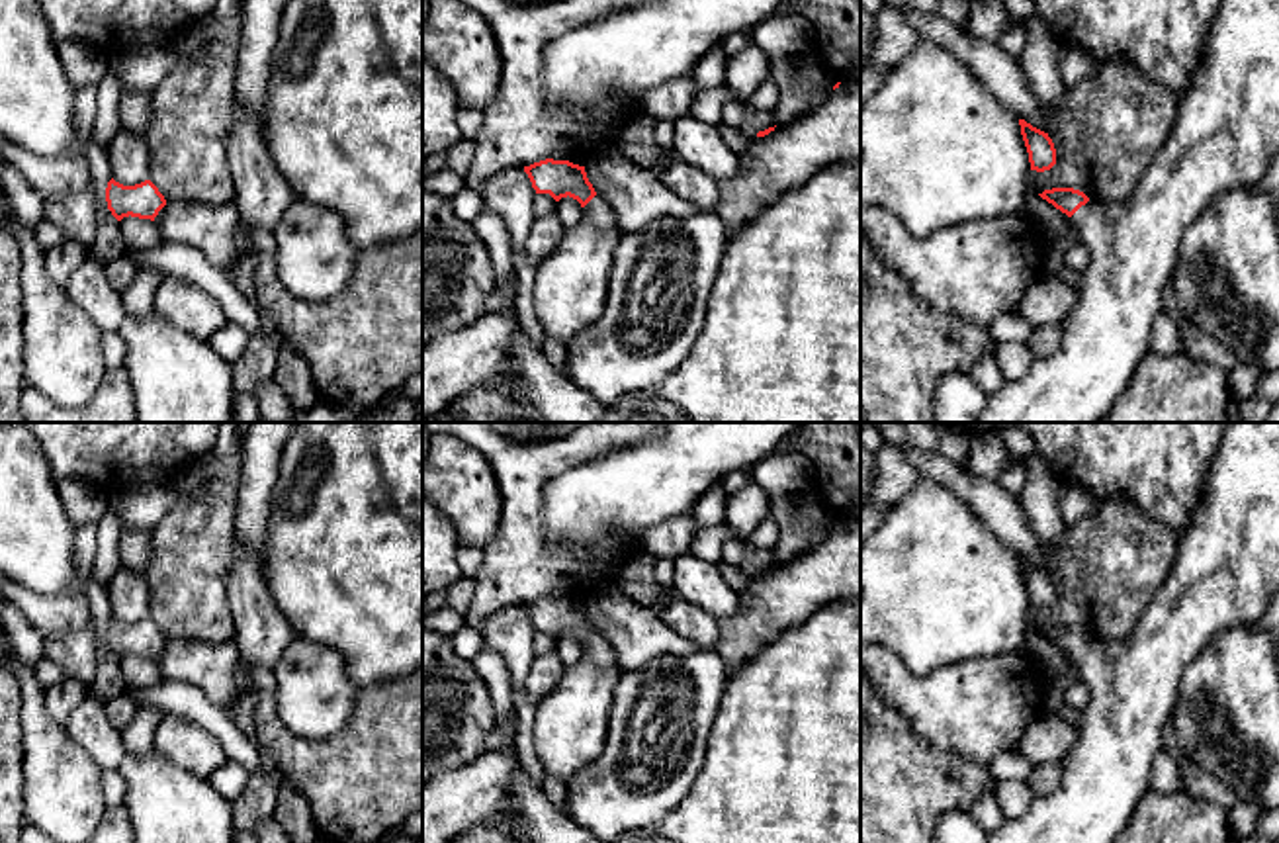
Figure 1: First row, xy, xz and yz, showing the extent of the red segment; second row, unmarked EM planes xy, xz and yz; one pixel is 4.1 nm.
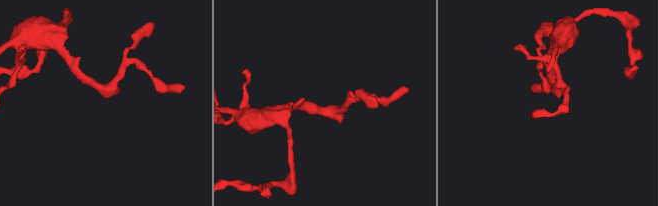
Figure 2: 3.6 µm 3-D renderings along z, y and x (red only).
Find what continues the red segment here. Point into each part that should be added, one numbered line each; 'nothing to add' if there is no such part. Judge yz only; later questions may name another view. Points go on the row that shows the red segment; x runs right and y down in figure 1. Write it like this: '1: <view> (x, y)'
1: yz (1227, 133)

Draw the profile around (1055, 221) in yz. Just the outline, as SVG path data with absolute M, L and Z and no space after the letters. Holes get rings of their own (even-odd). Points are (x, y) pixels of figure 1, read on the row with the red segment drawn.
M1035 192L1027 194L1023 211L1033 215L1044 227L1050 239L1062 235L1072 227L1072 219L1066 213L1056 209L1052 203L1048 203Z

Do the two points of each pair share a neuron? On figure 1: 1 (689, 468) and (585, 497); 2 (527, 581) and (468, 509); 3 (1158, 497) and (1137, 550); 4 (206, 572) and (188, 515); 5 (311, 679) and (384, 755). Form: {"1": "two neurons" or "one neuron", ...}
{"1": "one neuron", "2": "two neurons", "3": "two neurons", "4": "one neuron", "5": "two neurons"}

